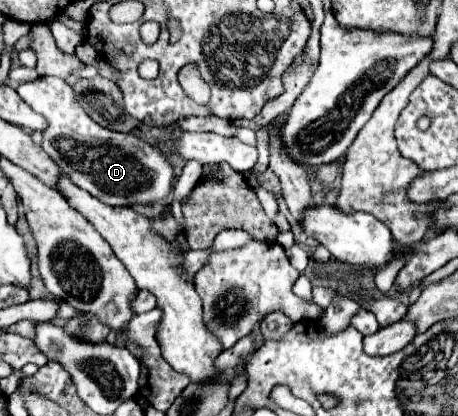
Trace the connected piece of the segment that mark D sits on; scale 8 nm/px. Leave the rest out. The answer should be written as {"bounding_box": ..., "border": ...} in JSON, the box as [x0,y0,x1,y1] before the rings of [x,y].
{"bounding_box":[16,76,172,206],"border":[[[40,76],[38,80],[20,84],[16,92],[34,112],[48,120],[42,148],[76,186],[90,192],[94,198],[114,206],[130,206],[134,202],[152,204],[170,194],[172,166],[166,156],[132,134],[112,132],[94,124],[94,120],[76,102],[72,86],[62,78]]]}

